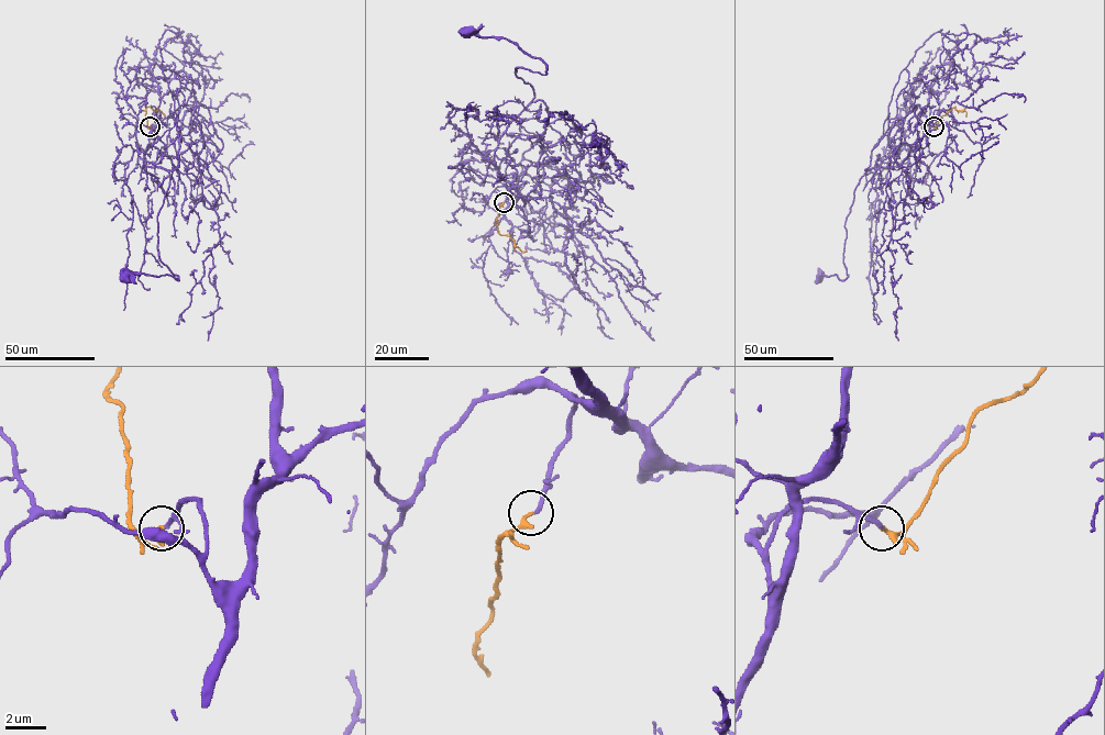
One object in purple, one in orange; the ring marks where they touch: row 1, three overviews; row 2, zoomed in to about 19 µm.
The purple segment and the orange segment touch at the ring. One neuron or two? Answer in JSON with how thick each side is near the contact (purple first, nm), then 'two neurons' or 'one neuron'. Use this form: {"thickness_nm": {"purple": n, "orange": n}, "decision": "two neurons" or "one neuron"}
{"thickness_nm": {"purple": 200, "orange": 190}, "decision": "one neuron"}

